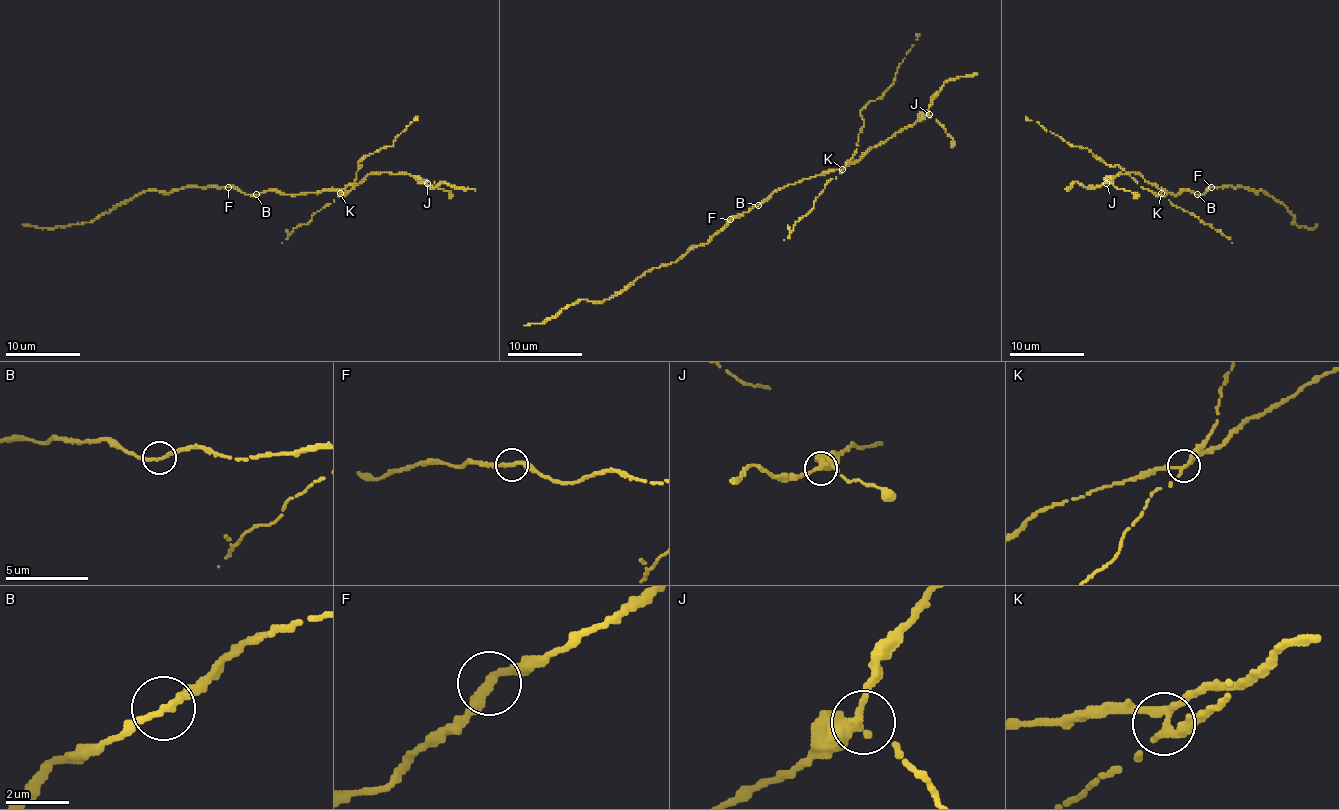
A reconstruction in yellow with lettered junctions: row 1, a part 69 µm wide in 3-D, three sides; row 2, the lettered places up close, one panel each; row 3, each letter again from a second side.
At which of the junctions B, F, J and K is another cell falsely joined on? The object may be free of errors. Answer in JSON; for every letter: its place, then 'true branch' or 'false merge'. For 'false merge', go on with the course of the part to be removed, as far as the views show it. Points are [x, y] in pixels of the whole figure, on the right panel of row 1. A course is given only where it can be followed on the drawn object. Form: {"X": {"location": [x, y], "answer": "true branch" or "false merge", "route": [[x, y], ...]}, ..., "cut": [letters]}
{"B": {"location": [1197, 194], "answer": "true branch"}, "F": {"location": [1211, 187], "answer": "true branch"}, "J": {"location": [1106, 183], "answer": "true branch"}, "K": {"location": [1161, 193], "answer": "false merge", "route": [[1161, 192], [1154, 194], [1117, 165], [1111, 167], [1087, 148], [1074, 146], [1026, 116]]}, "cut": ["K"]}

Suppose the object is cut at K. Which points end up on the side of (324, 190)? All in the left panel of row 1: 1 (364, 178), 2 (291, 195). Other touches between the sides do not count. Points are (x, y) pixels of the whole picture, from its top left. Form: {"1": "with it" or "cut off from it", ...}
{"1": "with it", "2": "with it"}

